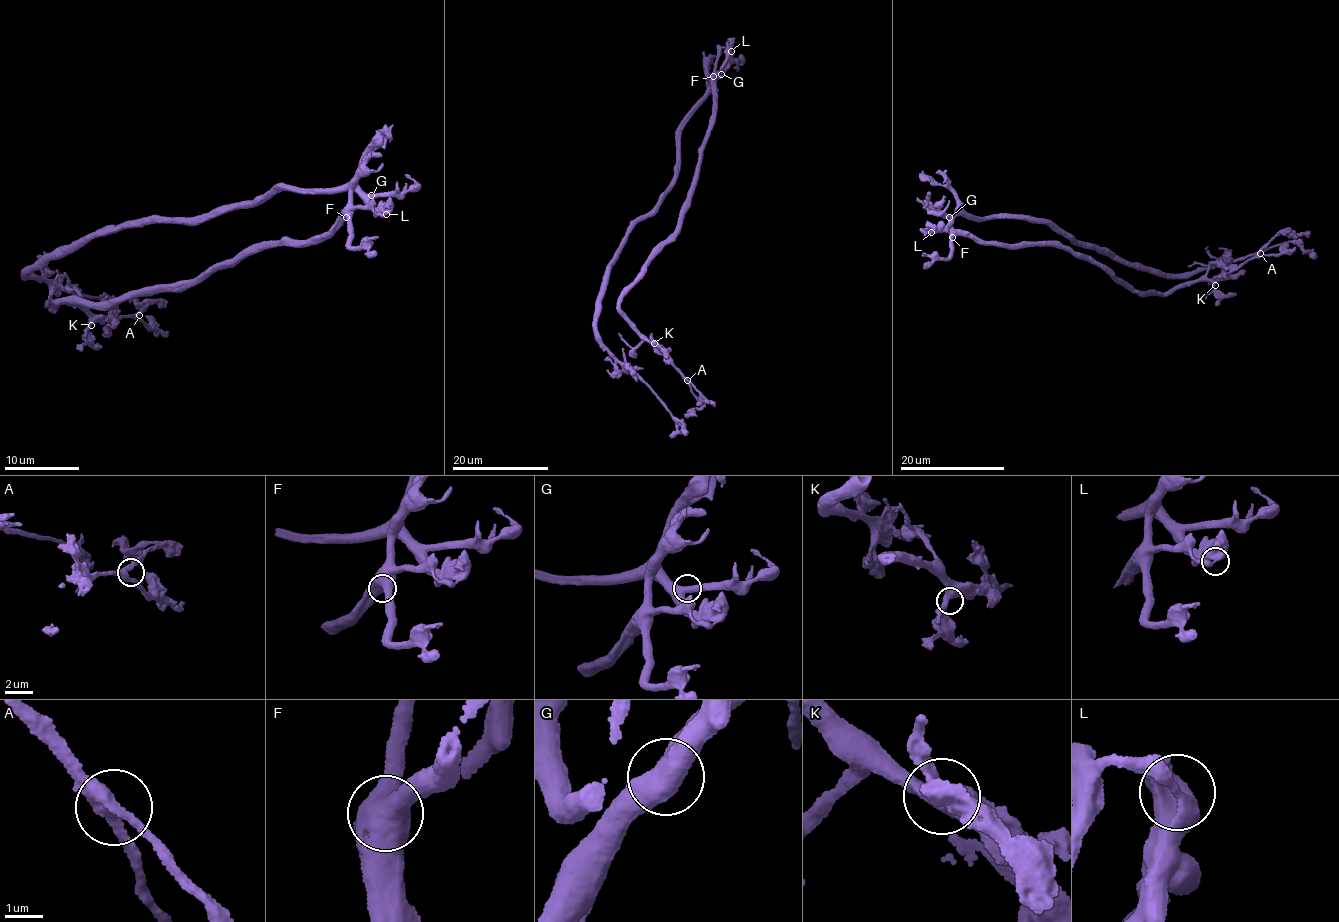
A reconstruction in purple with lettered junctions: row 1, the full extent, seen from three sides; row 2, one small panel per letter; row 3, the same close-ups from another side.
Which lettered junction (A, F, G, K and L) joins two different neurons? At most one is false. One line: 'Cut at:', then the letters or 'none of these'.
Cut at: L

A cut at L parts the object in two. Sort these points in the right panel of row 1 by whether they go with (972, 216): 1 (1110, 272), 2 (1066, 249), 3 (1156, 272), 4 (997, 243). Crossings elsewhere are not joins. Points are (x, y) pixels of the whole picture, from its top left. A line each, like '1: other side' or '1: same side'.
1: other side
2: other side
3: same side
4: other side

